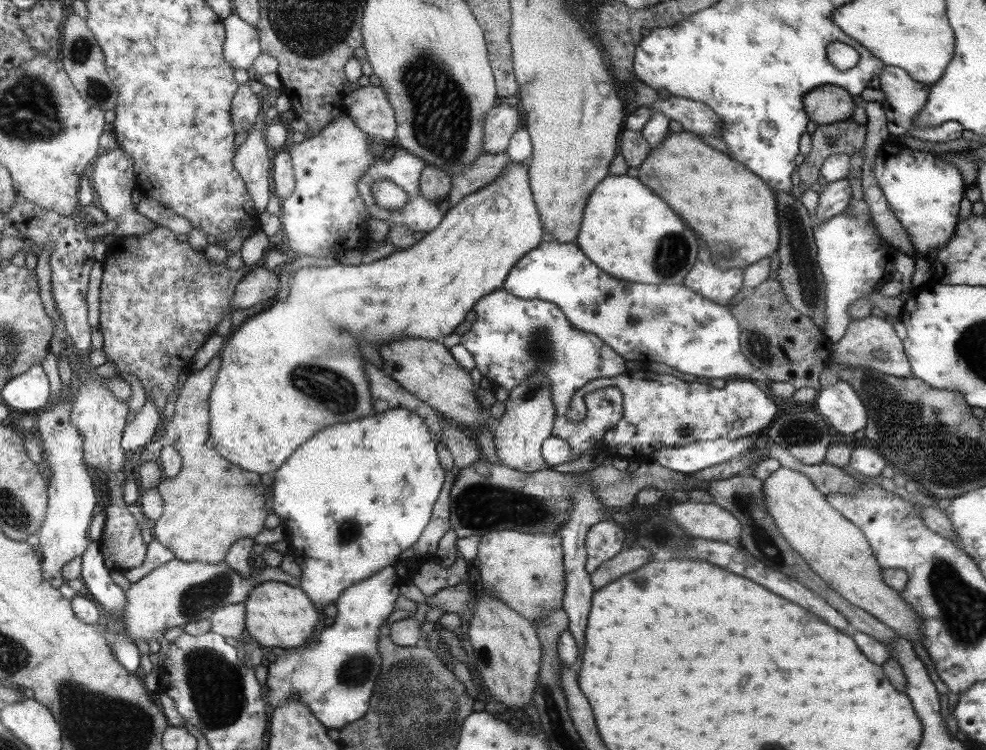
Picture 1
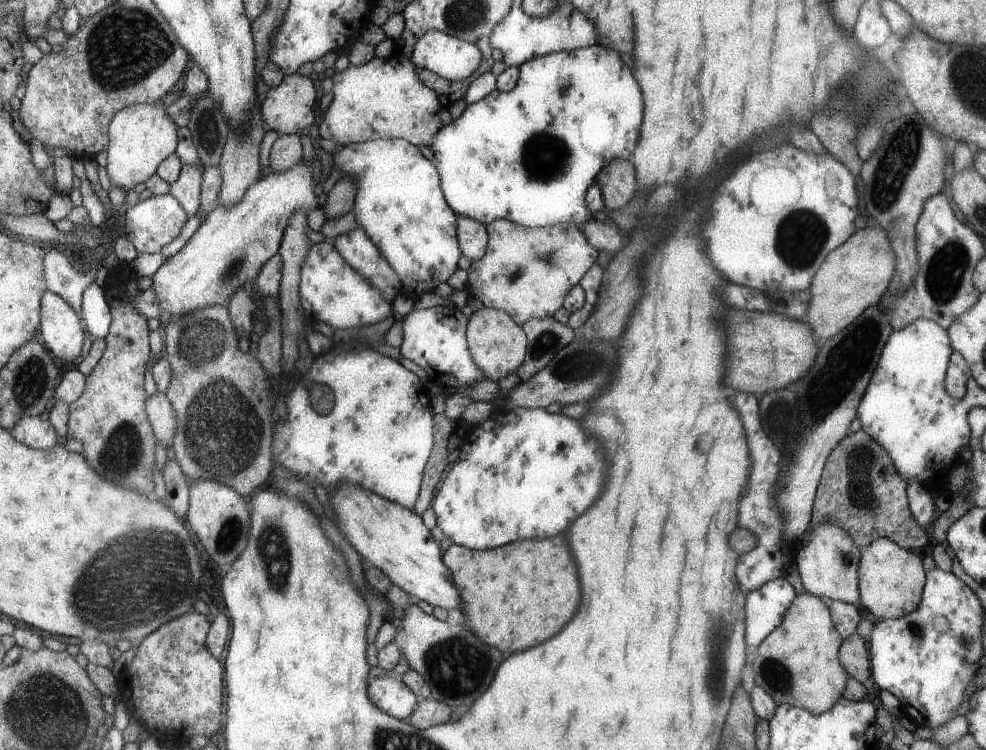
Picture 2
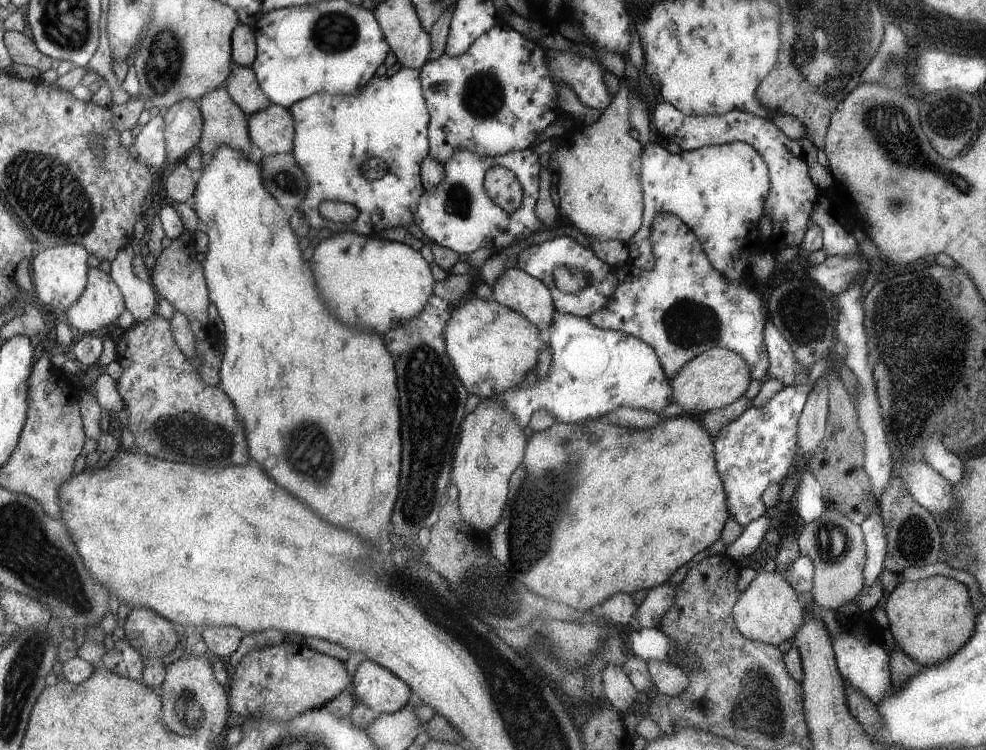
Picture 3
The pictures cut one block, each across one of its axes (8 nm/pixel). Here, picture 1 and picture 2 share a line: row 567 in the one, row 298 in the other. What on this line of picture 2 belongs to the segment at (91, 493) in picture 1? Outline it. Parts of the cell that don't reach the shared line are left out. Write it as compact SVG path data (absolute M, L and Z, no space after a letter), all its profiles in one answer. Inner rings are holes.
M47 291L42 298L42 322L40 326L40 339L43 341L47 350L53 353L57 362L63 368L76 366L81 357L81 350L85 342L86 325L84 319L77 314L77 310L57 293Z

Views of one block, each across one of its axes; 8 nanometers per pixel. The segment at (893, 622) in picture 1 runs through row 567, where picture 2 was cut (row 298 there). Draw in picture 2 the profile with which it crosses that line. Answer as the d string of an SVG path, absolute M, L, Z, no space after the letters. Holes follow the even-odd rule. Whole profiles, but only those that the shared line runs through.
M875 224L855 230L826 257L811 278L808 288L811 298L803 320L811 326L815 338L824 342L855 321L865 309L878 303L887 291L894 270L895 254L883 228Z

